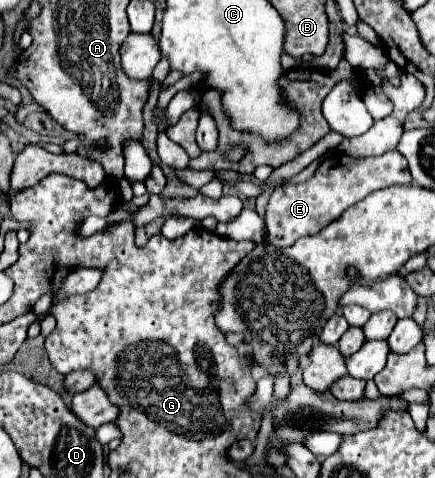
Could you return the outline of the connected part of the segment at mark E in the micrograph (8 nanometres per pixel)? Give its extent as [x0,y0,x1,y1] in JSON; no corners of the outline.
[265,152,412,248]

